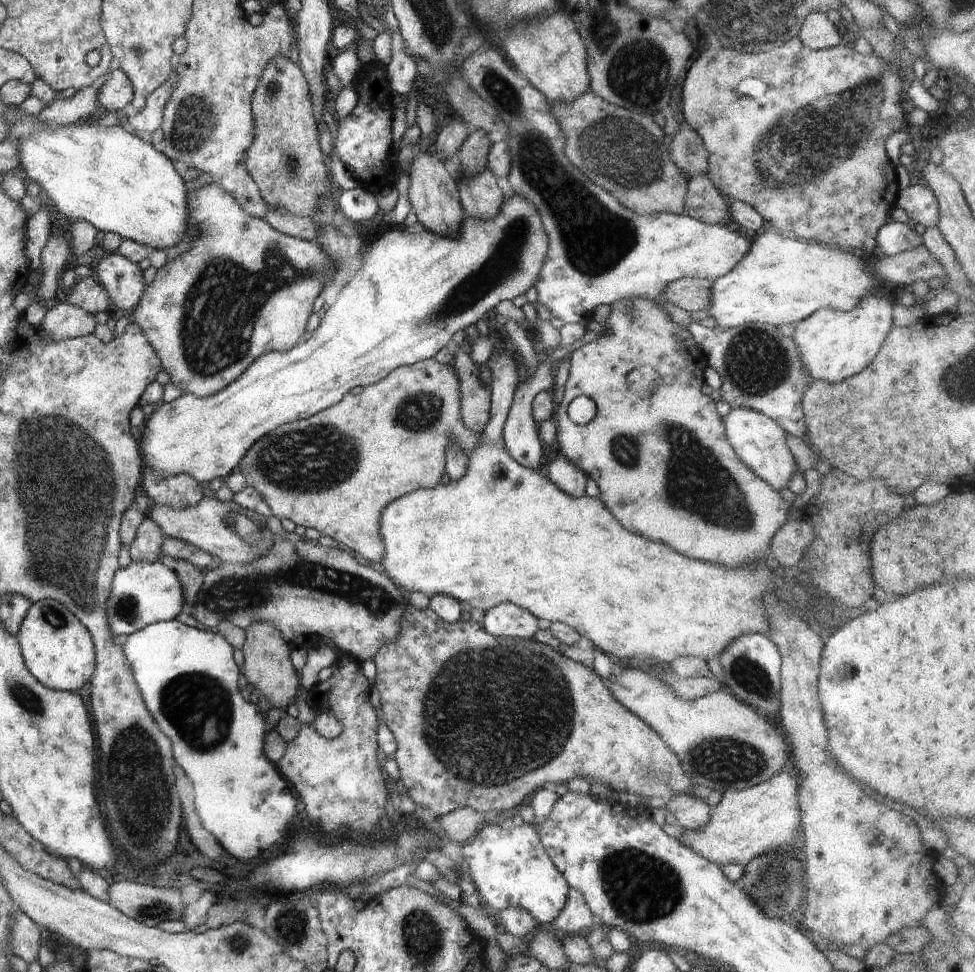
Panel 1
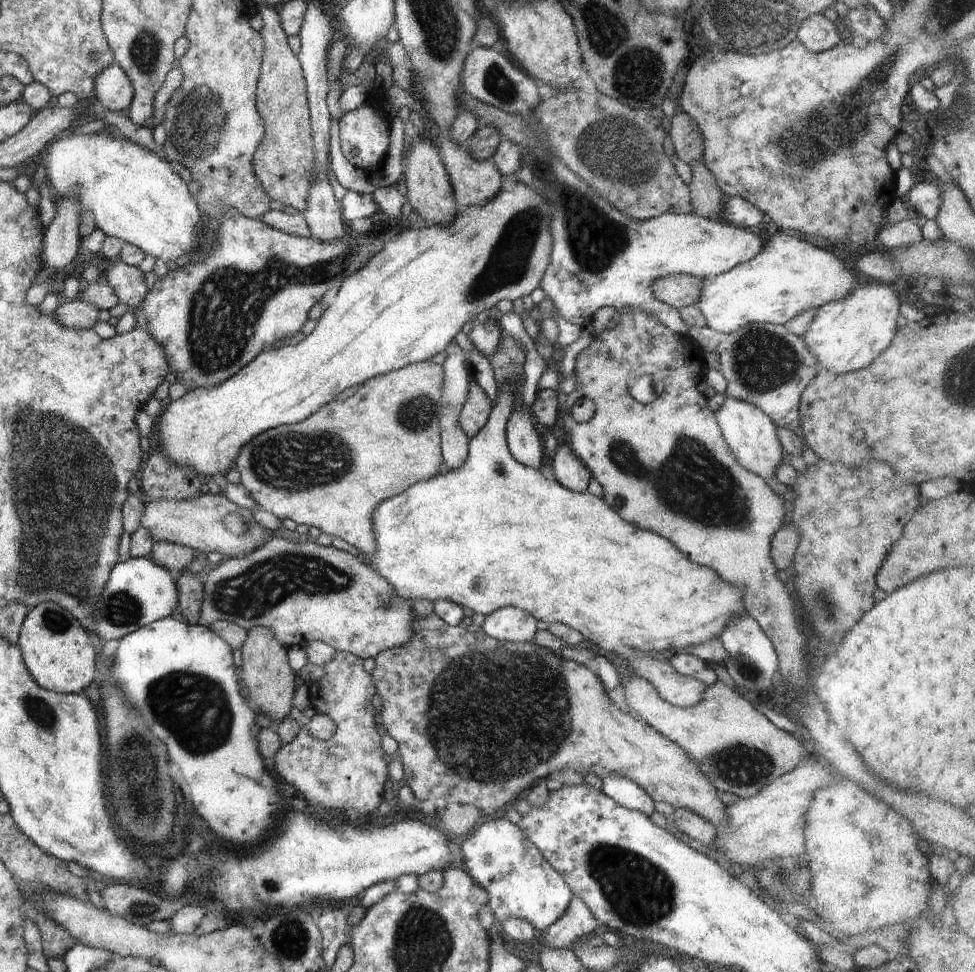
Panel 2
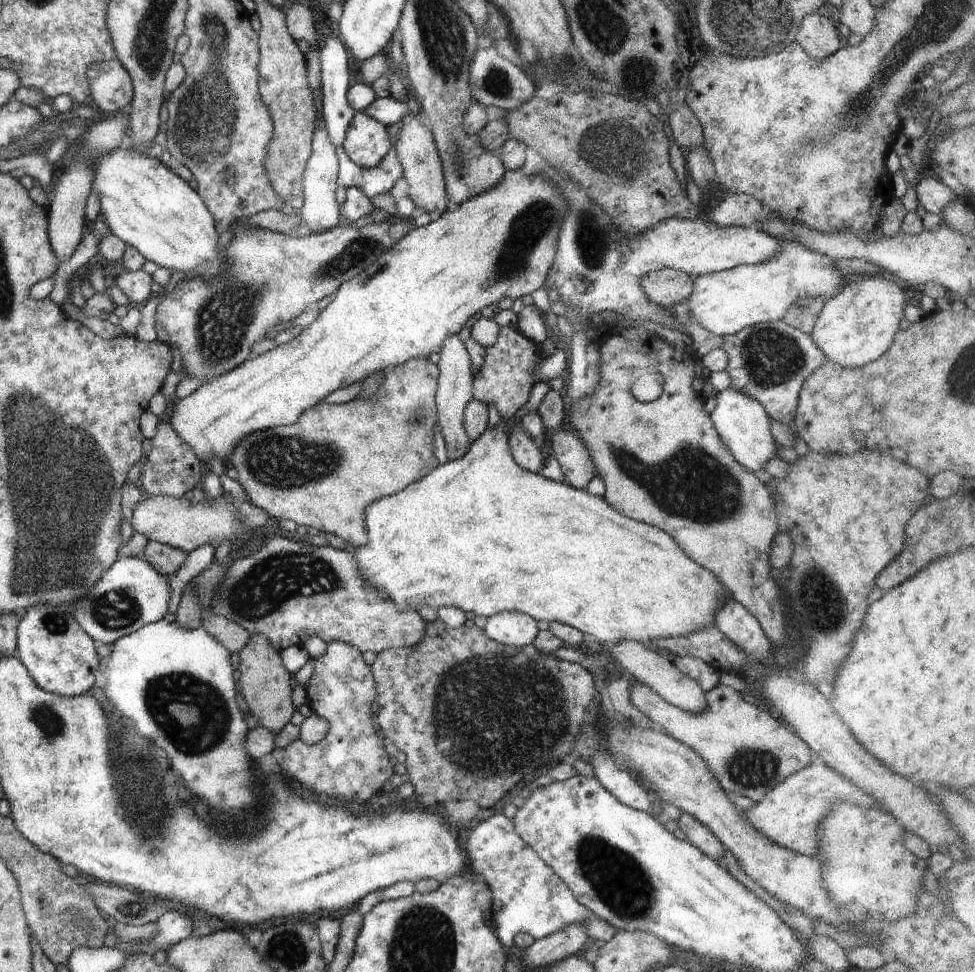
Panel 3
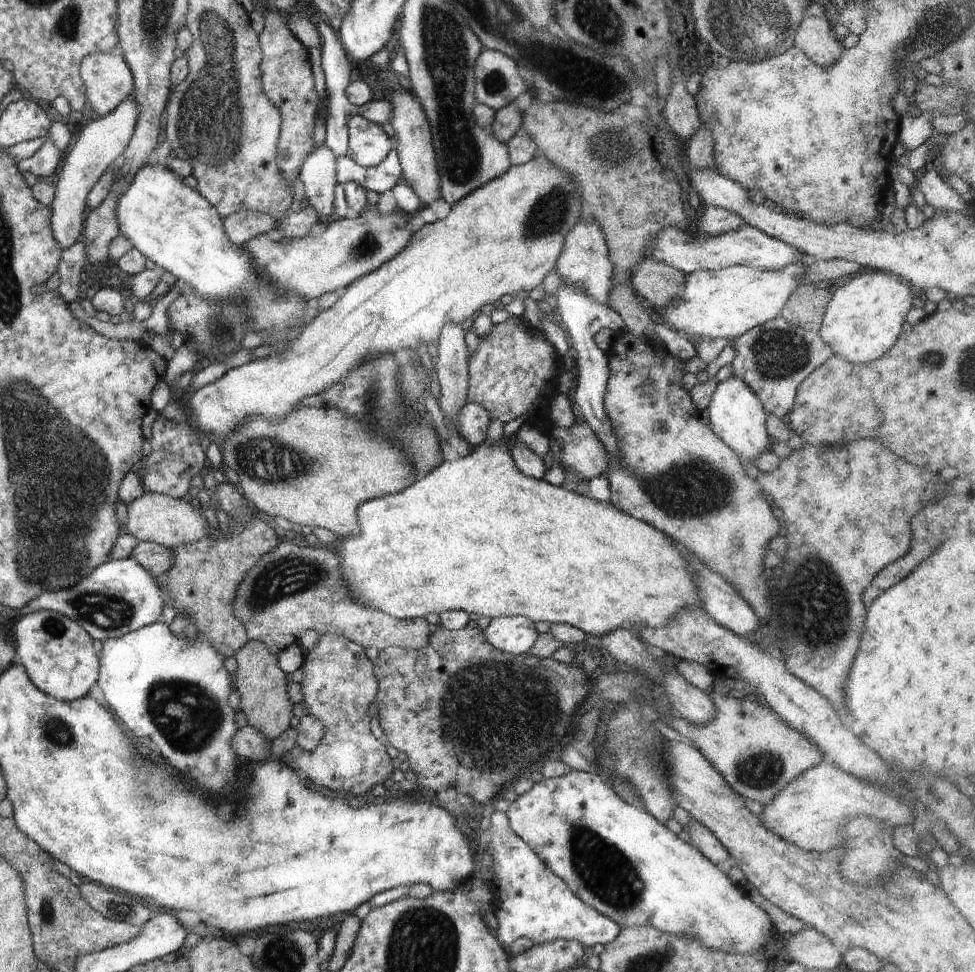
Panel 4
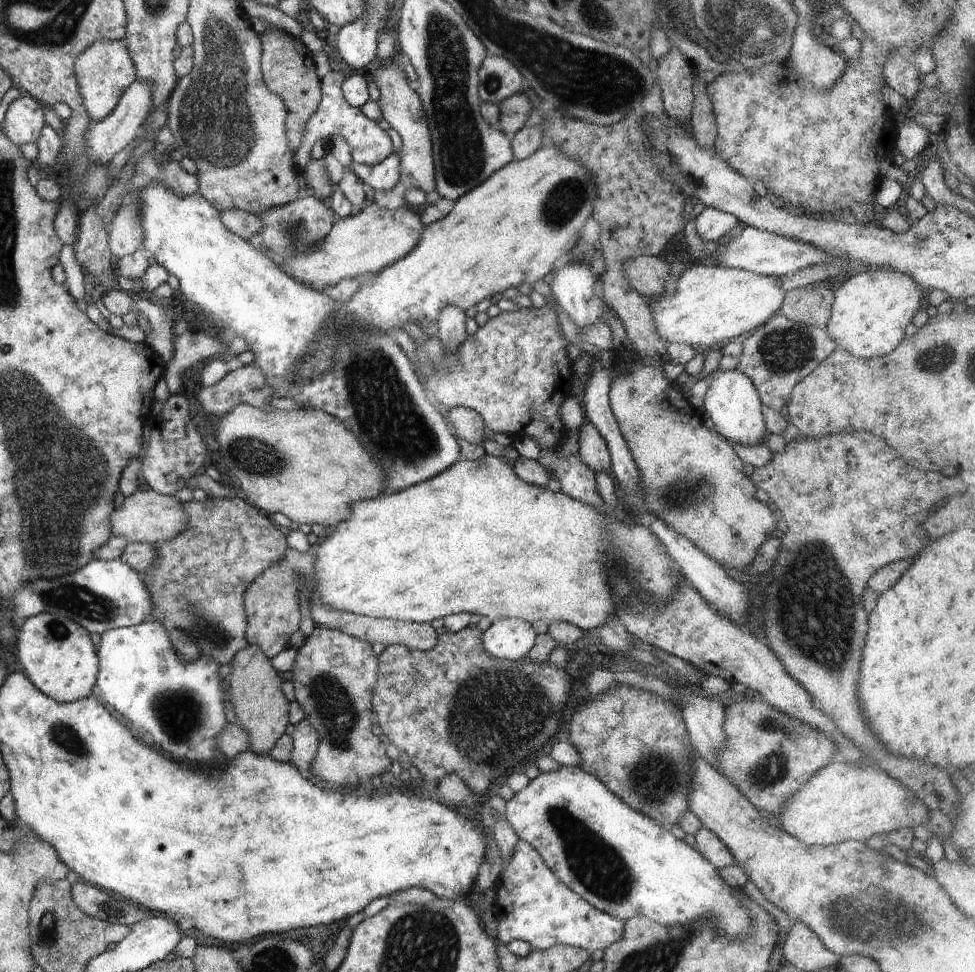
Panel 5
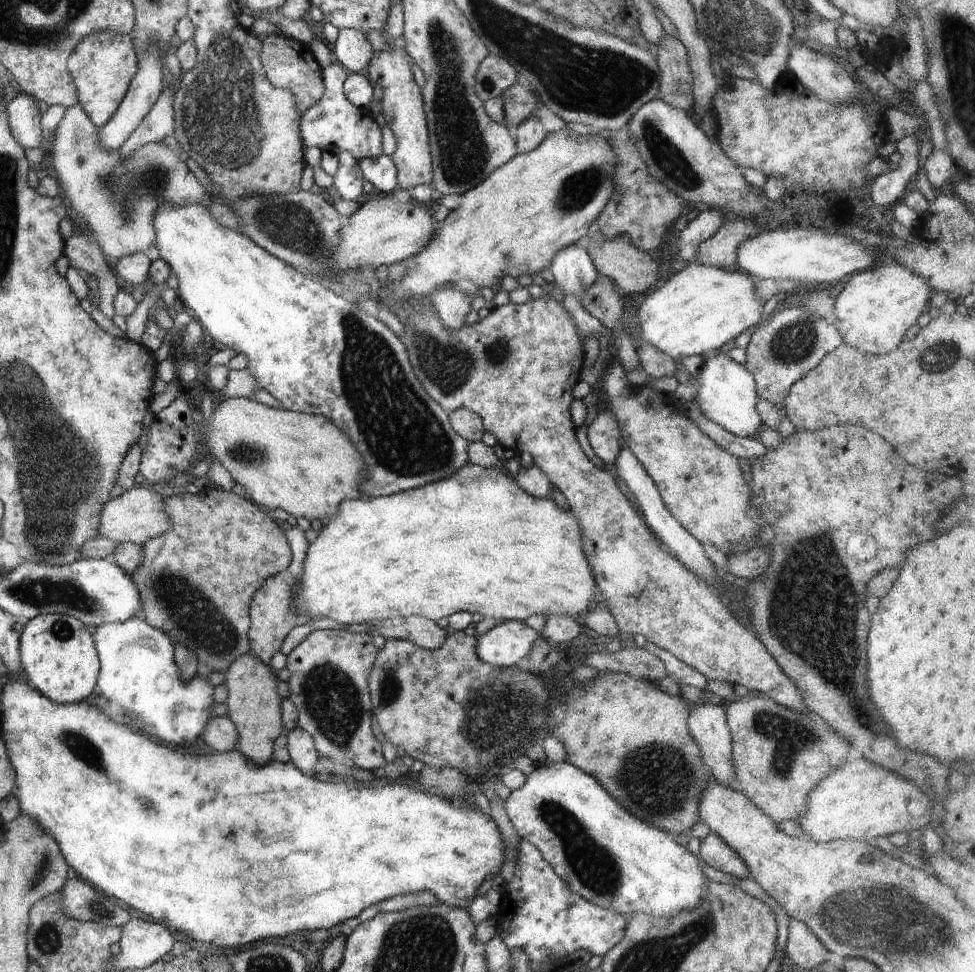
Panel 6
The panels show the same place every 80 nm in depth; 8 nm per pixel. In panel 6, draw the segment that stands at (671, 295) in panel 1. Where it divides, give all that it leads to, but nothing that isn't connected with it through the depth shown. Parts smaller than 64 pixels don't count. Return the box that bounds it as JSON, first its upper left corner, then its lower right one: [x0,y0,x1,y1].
[587,234,663,295]

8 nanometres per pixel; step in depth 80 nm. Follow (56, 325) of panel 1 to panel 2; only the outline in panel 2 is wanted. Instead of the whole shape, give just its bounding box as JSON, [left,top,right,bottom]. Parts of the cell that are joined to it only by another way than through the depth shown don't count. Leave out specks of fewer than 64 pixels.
[53,299,99,331]

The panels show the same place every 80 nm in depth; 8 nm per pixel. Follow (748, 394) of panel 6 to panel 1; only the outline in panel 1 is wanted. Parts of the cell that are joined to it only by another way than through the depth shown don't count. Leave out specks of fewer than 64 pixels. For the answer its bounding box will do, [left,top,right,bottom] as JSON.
[722,407,801,492]

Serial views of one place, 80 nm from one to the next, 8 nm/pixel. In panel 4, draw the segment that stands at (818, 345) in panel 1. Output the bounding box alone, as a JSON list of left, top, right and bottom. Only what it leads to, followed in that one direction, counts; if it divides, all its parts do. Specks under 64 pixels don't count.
[817,270,913,362]

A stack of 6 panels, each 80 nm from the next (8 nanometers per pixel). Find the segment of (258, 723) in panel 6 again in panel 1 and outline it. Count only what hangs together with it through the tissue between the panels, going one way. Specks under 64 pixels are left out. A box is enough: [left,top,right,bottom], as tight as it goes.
[241,622,301,711]

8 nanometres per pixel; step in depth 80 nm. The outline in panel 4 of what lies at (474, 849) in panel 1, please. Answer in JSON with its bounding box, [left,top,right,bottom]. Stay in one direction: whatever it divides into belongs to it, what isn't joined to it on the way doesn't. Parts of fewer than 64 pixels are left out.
[472,810,622,948]

